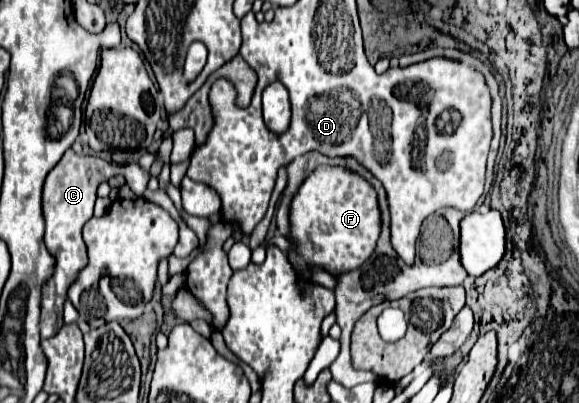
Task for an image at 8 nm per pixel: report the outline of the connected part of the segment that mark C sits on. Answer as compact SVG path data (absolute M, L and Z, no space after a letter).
M72 148L66 150L62 160L46 176L44 190L42 190L42 212L44 212L44 220L46 220L44 244L56 262L54 262L52 276L42 286L42 304L40 304L40 308L42 308L40 336L42 338L52 338L60 330L62 308L64 308L64 302L68 296L68 288L74 284L78 274L88 264L86 244L82 240L82 228L94 214L96 190L102 182L106 182L118 174L127 180L127 184L137 197L144 194L150 174L142 172L142 168L138 164L122 166L122 164L106 162L98 156L78 156Z

